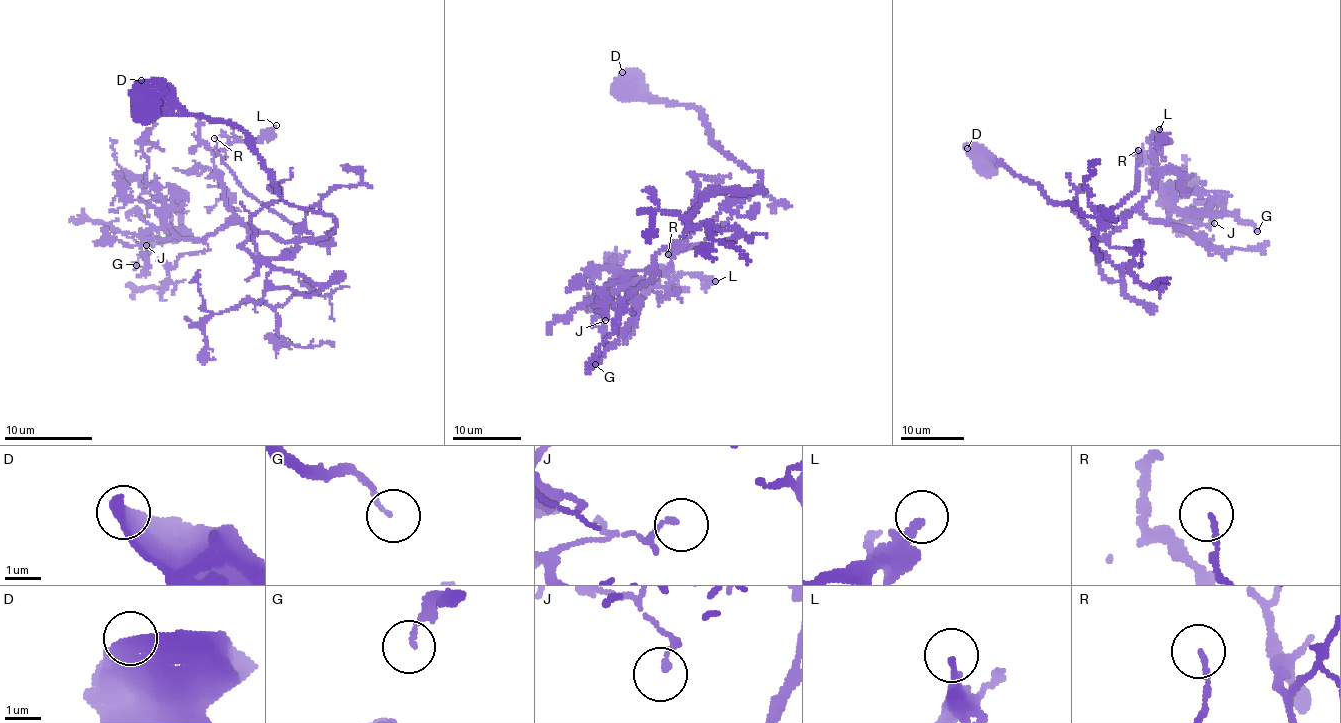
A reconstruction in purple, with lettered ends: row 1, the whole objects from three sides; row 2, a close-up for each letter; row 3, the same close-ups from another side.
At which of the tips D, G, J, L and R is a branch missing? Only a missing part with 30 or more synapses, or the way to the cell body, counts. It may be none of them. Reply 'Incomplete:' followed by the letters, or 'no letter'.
Incomplete: R

